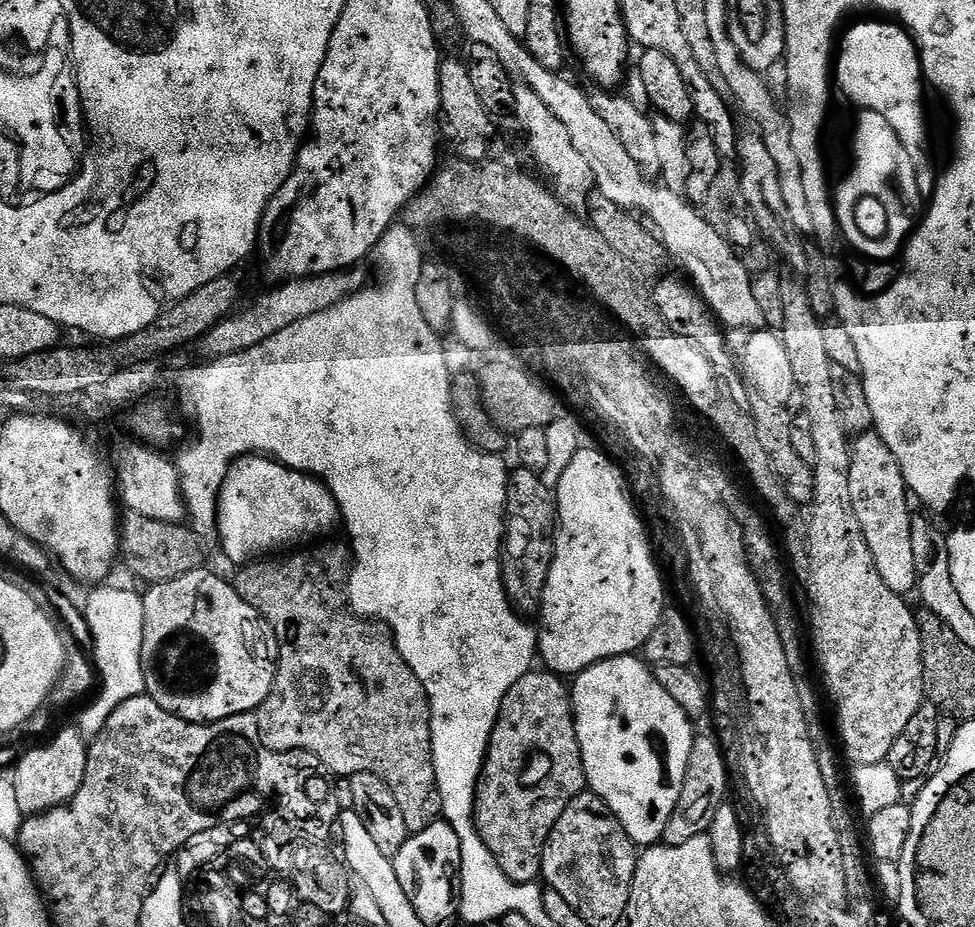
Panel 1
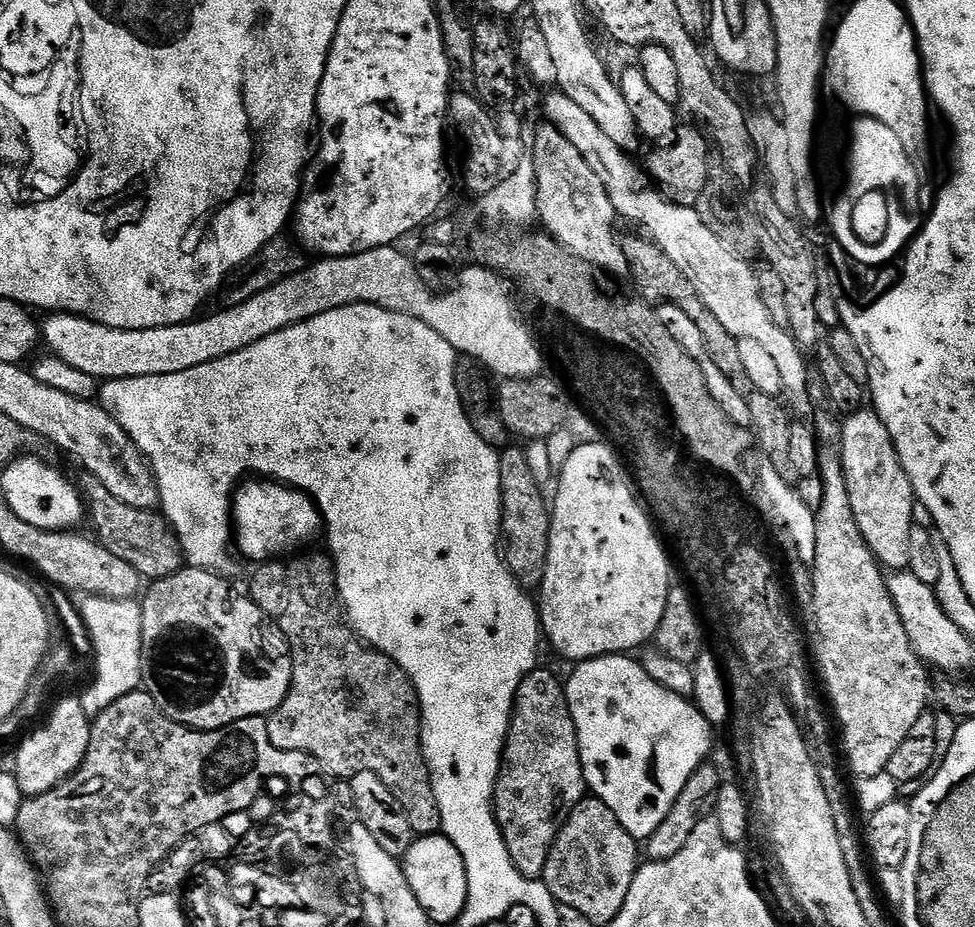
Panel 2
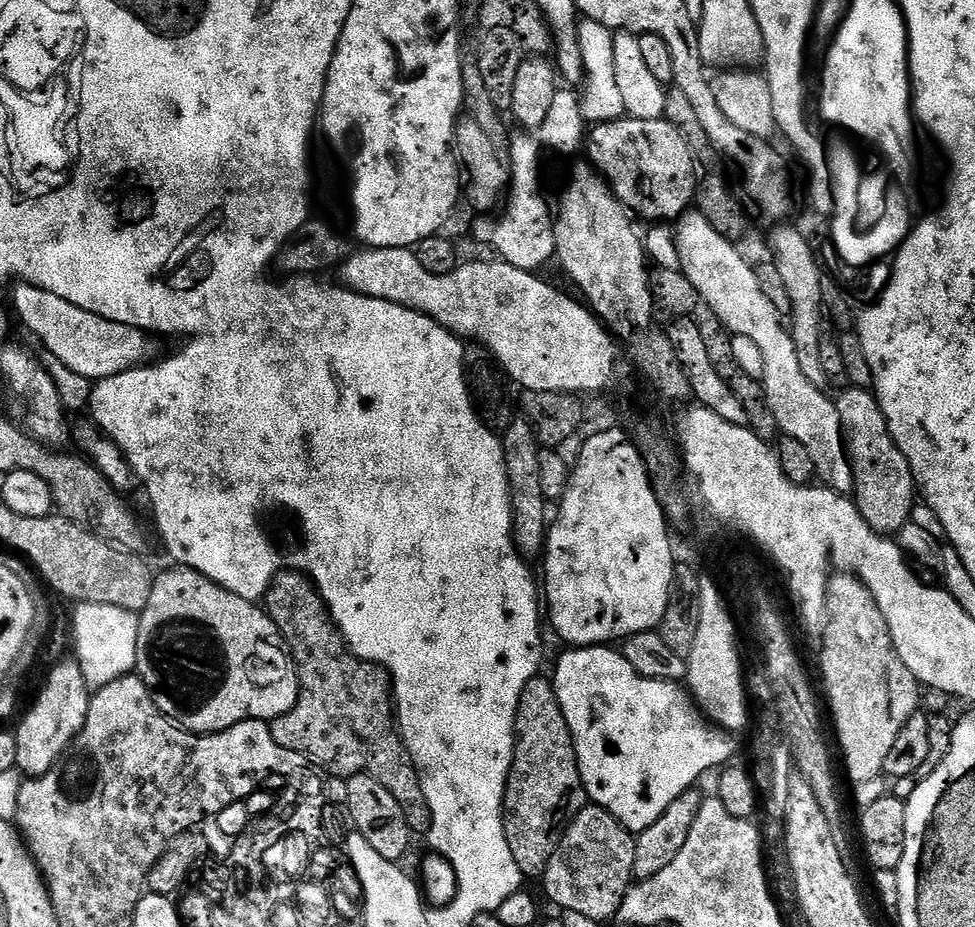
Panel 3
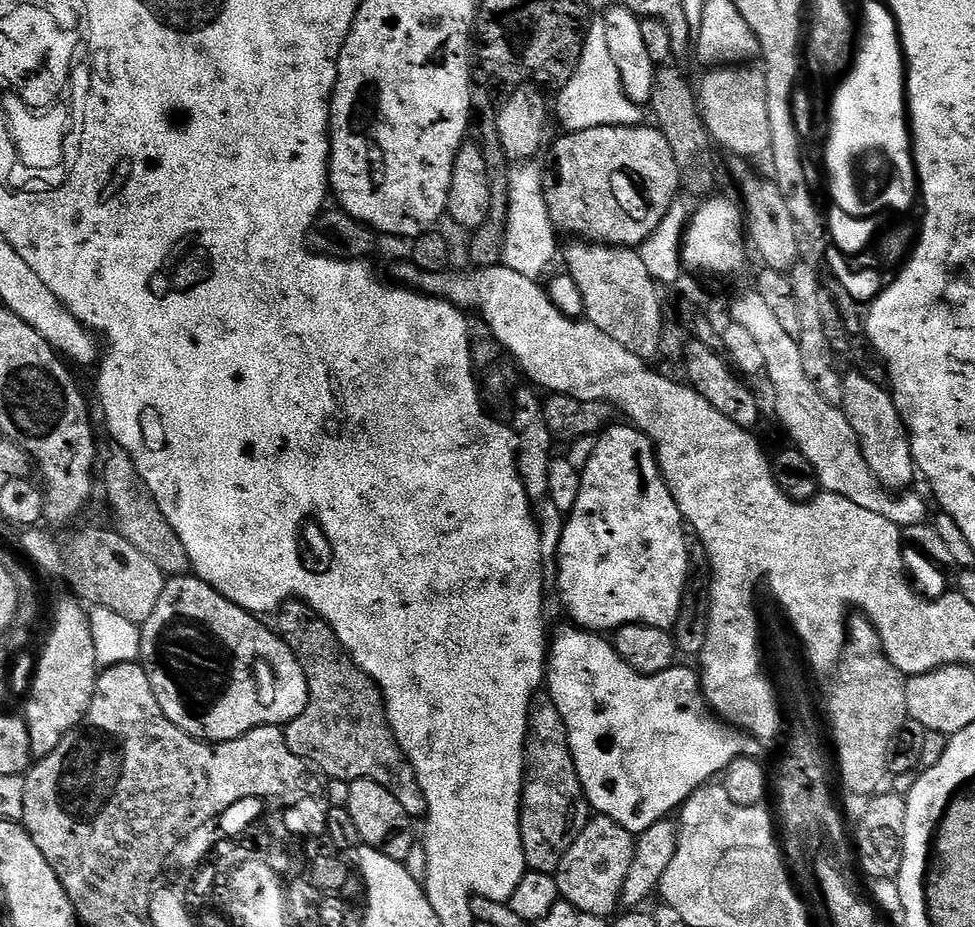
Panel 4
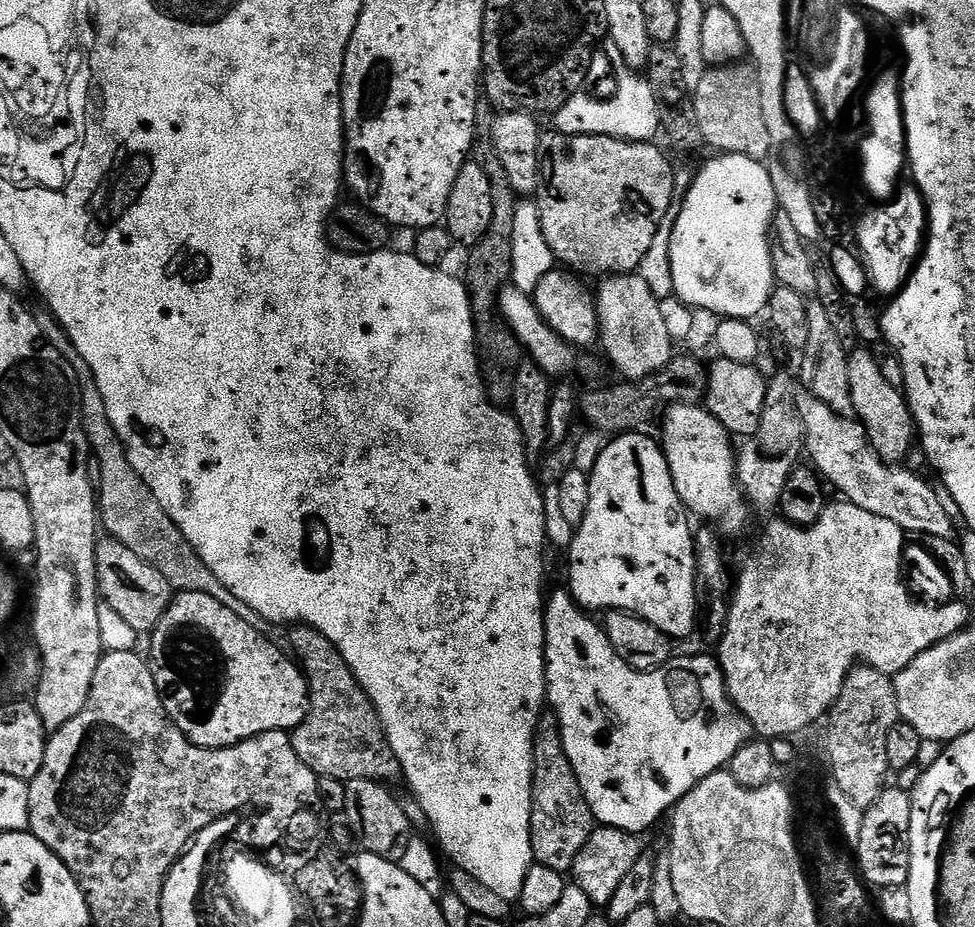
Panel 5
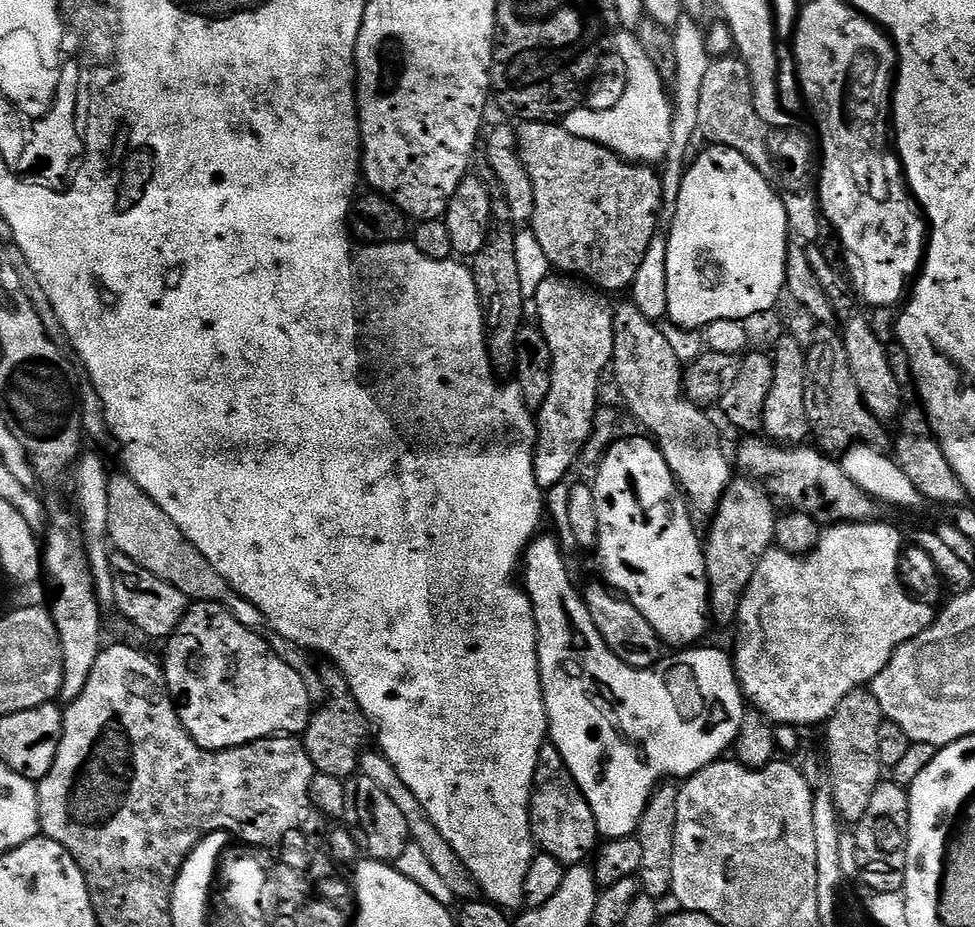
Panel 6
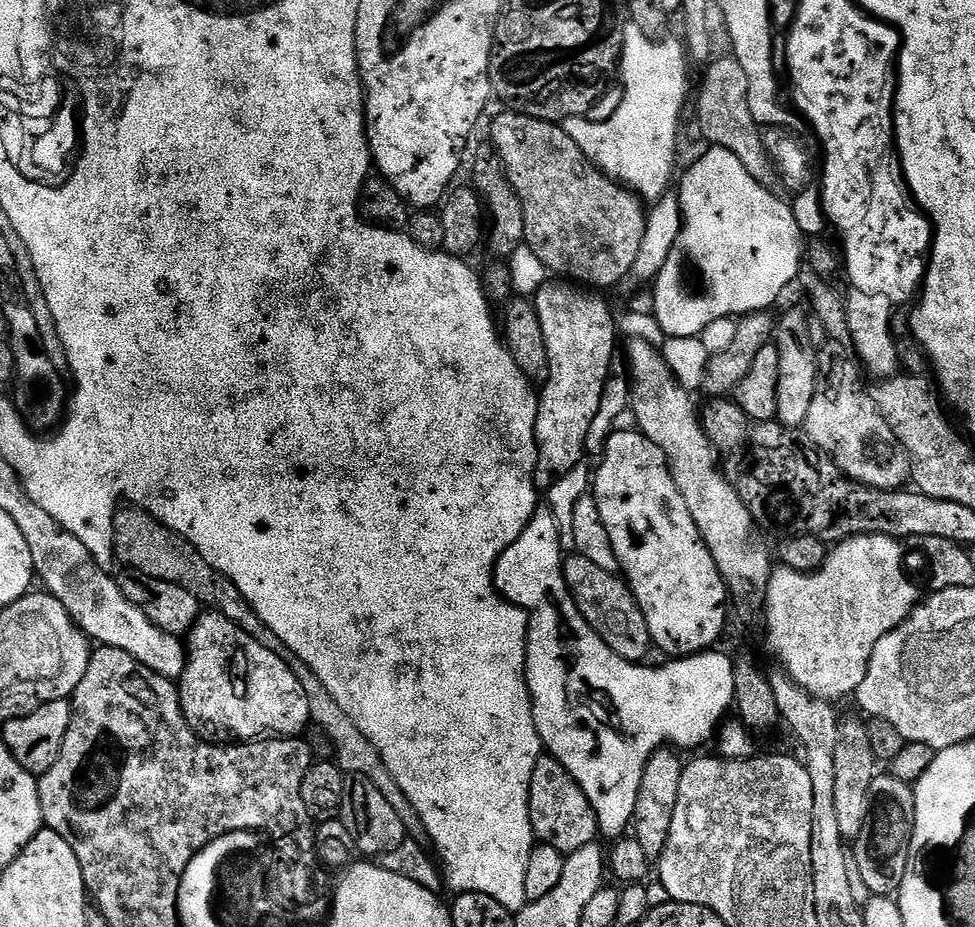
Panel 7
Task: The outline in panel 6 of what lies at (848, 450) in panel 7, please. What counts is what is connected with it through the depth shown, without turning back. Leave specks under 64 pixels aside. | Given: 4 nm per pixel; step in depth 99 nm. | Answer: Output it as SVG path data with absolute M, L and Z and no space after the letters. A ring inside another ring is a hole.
M832 326L817 327L813 344L806 351L806 418L815 429L814 436L820 439L819 447L825 453L836 454L845 448L851 448L853 444L876 442L882 424L874 414L870 414L858 390L858 382L854 382L854 373L850 371L850 358L846 358L843 335Z

